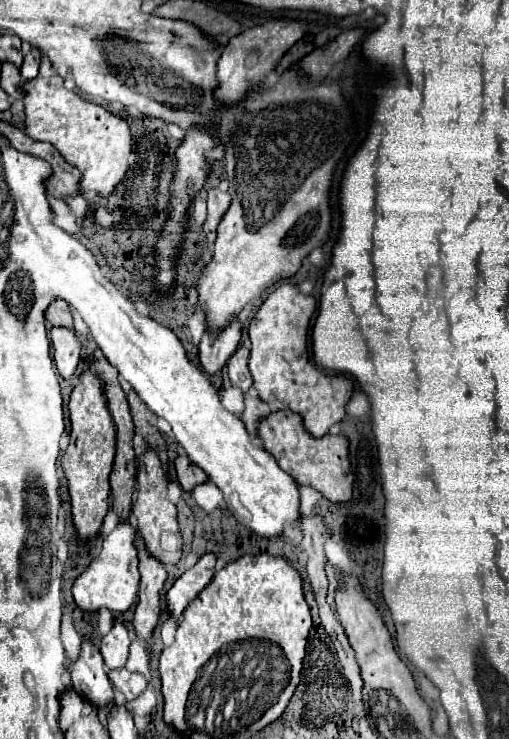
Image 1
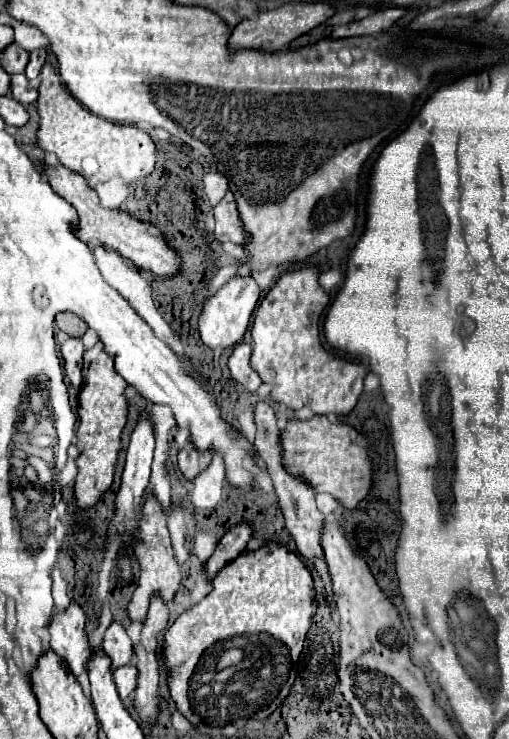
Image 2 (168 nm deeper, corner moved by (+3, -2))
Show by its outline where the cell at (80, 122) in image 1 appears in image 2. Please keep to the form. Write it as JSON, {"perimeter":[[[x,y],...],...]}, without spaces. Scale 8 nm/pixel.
{"perimeter":[[[43,66],[41,70],[37,112],[41,118],[37,130],[39,148],[53,152],[63,166],[81,174],[90,187],[117,176],[131,184],[153,172],[157,150],[149,134],[133,126],[107,122],[105,118],[87,110],[81,102],[75,102],[75,98],[65,92],[63,82],[53,66]]]}

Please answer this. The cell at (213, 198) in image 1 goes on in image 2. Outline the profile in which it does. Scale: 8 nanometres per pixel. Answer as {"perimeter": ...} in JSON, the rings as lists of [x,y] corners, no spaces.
{"perimeter":[[[231,192],[225,194],[225,198],[213,208],[213,216],[215,216],[215,238],[219,242],[235,242],[235,244],[243,244],[245,242],[245,234],[243,234],[243,226],[239,222],[239,214],[235,210],[235,198]]]}

